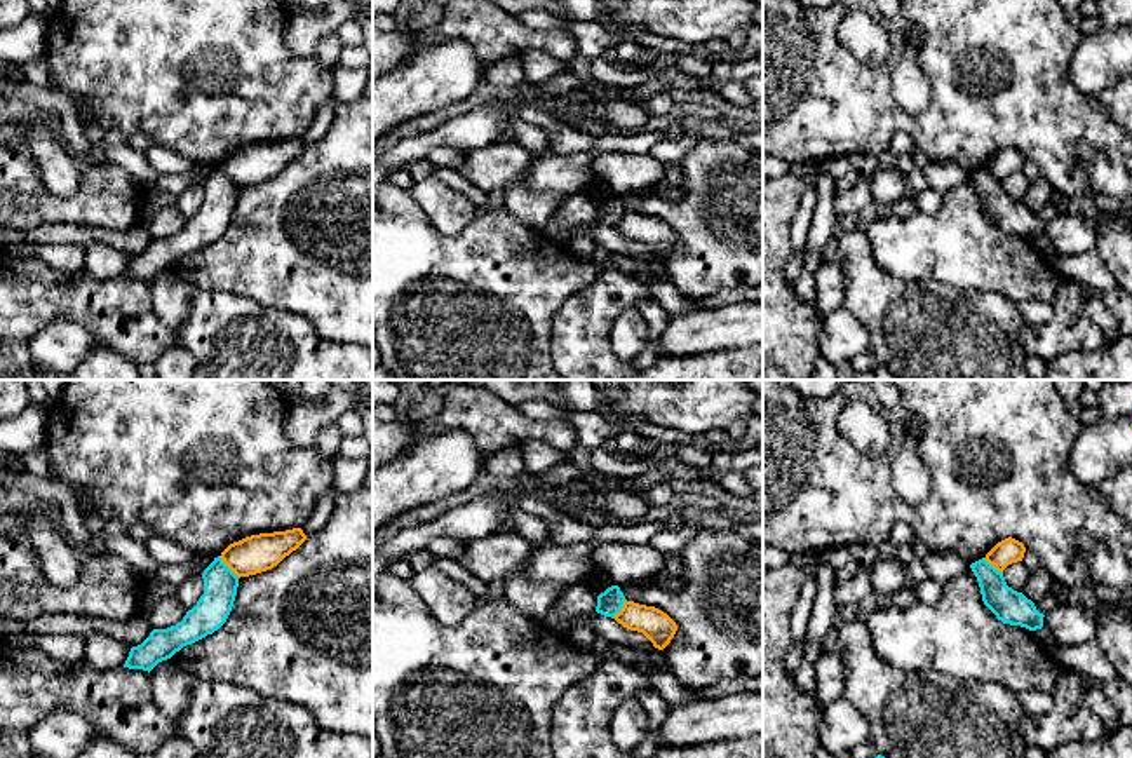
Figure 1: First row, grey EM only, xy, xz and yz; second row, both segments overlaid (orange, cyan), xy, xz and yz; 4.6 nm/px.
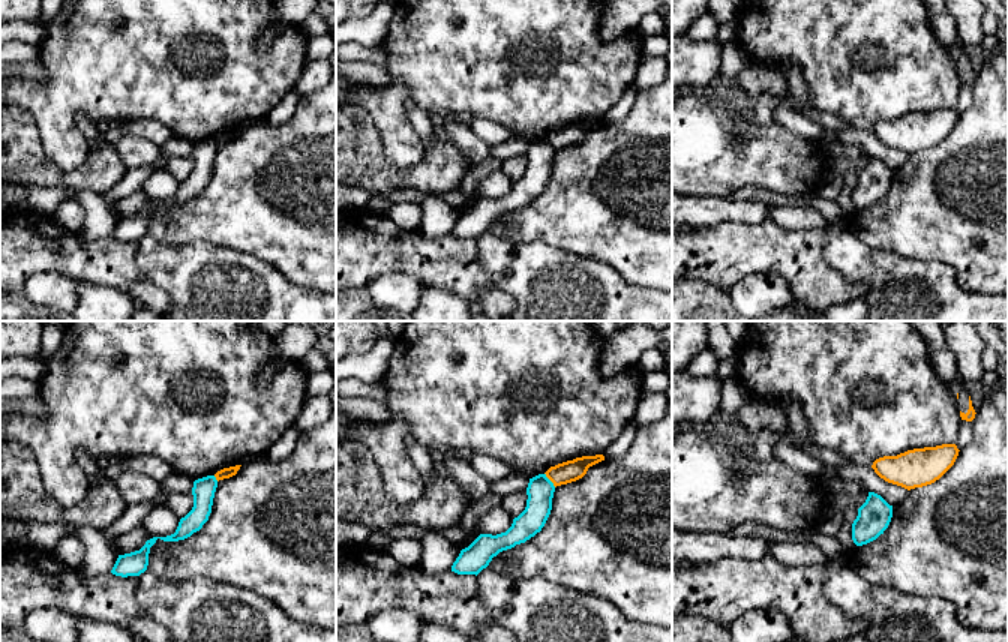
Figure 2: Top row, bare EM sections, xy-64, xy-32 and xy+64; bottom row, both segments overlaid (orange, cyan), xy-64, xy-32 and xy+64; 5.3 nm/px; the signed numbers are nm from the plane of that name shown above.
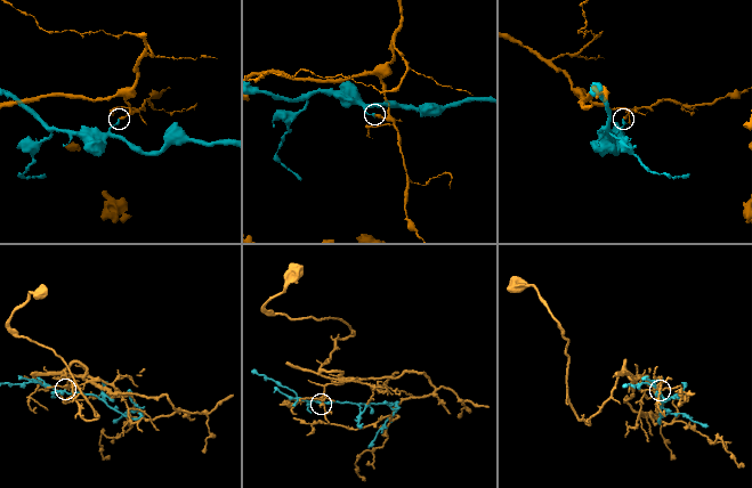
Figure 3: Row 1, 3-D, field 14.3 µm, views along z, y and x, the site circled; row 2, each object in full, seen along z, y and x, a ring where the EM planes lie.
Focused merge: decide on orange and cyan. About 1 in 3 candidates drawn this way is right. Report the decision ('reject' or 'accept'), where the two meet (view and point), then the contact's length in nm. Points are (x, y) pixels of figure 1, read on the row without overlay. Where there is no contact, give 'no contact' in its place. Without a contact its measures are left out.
reject | xy (229, 176) | 140 nm

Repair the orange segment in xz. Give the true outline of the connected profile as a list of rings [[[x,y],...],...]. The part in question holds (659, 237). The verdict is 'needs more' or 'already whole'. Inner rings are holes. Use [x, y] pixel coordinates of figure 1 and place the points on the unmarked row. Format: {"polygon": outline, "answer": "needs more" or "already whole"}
{"polygon": [[[627,209],[613,228],[630,240],[643,242],[658,260],[664,260],[677,240],[676,232],[662,220]]], "answer": "already whole"}

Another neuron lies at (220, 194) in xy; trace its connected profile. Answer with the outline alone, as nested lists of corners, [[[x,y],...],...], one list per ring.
[[[218,166],[204,179],[204,204],[186,221],[181,232],[167,239],[153,239],[138,256],[132,256],[124,277],[152,281],[183,256],[218,240],[228,228],[239,197],[239,186]]]

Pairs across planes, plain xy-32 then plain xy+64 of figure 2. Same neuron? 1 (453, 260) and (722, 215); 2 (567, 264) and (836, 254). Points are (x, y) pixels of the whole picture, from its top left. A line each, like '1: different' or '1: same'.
1: different
2: same

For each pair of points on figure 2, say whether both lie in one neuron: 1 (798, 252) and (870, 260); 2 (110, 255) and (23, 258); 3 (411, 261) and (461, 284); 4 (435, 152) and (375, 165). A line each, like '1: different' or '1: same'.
1: different
2: same
3: same
4: same

